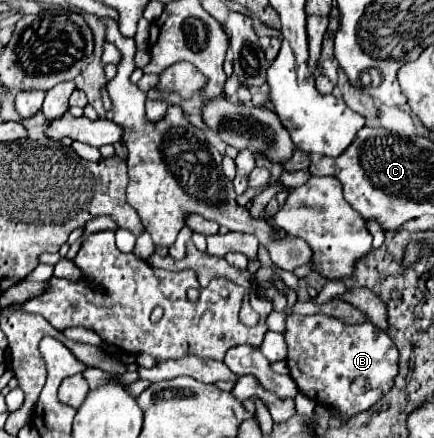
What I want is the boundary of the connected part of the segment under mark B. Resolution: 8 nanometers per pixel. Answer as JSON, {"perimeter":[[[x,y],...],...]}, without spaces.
{"perimeter":[[[289,314],[285,340],[289,346],[287,366],[298,390],[319,404],[335,406],[345,416],[355,416],[359,412],[369,410],[377,400],[381,400],[393,388],[393,380],[399,372],[399,352],[393,340],[387,336],[387,332],[379,330],[371,322],[345,324],[325,314],[315,314],[315,316]]]}

